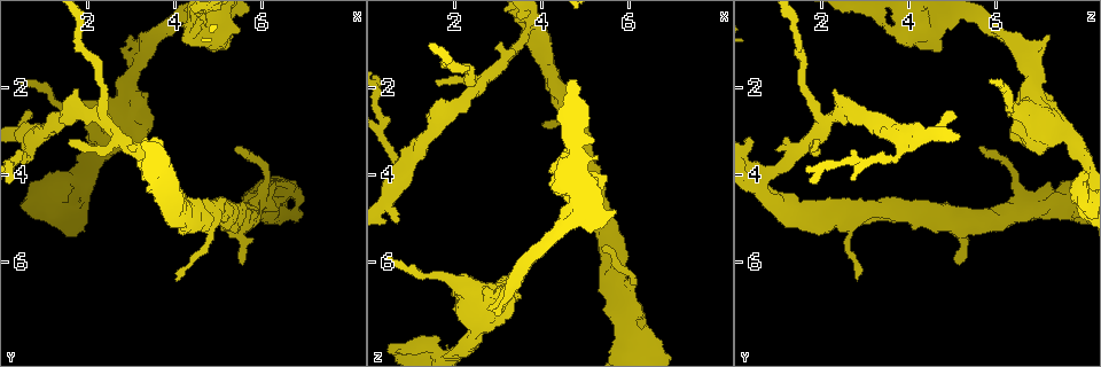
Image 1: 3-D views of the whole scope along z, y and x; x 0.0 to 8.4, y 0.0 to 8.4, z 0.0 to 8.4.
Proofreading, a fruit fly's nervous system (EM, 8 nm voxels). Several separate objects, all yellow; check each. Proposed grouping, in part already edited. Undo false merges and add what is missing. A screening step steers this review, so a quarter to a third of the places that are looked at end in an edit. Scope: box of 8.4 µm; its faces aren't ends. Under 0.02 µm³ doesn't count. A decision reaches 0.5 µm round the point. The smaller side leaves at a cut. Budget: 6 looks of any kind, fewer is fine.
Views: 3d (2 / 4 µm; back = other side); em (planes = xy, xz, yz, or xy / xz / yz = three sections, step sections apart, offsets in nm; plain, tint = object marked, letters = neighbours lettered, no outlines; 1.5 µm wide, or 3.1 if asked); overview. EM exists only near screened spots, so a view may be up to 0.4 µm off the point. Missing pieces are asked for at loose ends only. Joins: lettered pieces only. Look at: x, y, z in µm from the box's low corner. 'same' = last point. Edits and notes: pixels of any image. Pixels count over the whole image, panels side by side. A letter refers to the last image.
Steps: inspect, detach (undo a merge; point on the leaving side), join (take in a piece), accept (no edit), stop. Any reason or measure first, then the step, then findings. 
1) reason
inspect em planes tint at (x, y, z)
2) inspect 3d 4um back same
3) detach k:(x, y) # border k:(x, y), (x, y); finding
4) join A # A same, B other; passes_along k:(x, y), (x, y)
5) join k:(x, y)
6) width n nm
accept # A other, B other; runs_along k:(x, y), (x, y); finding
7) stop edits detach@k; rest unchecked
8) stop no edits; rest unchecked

calibre changes
inspect 3d 4um at (3.65, 4.35, 0.60)

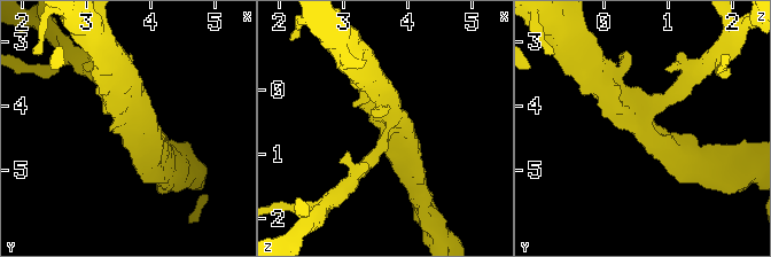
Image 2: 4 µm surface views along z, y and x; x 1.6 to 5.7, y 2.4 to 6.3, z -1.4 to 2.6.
arms 3; arm_widths 220, 340, 380 nm; shape alone is not enough
inspect em planes plain at (3.70, 4.30, 0.60)

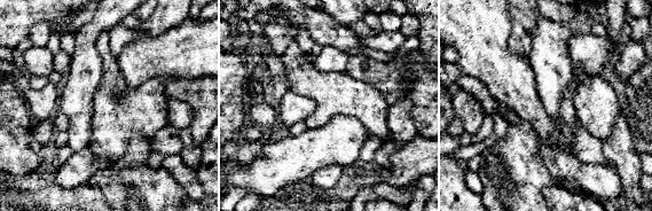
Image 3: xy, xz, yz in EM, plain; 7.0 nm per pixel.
inspect em planes letters same

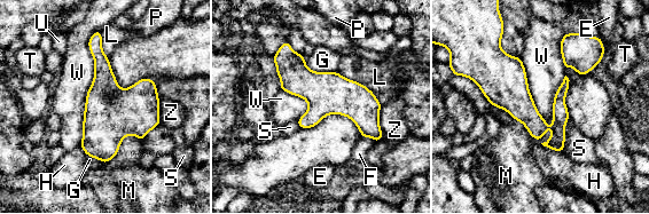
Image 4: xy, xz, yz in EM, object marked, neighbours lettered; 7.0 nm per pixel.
accept # E other, F other, G other, H other, L other, M other, P other, S other, T other, U other, W other, Z other; continuous, no second neuron

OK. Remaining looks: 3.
branch stops here
inspect em planes letters at (3.00, 0.90, 7.20)

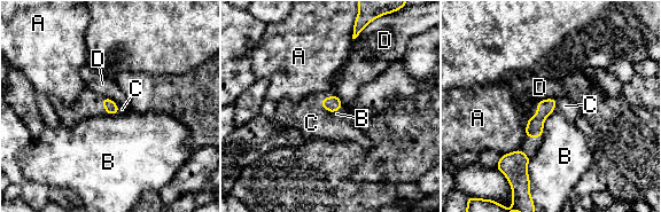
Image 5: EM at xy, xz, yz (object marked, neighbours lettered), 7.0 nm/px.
join C # A other, B other, C same, D other; passes_along 5:(535, 125), (555, 103), (565, 106); it goes on there

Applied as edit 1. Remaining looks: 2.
stop edits join@5; rest unchecked

